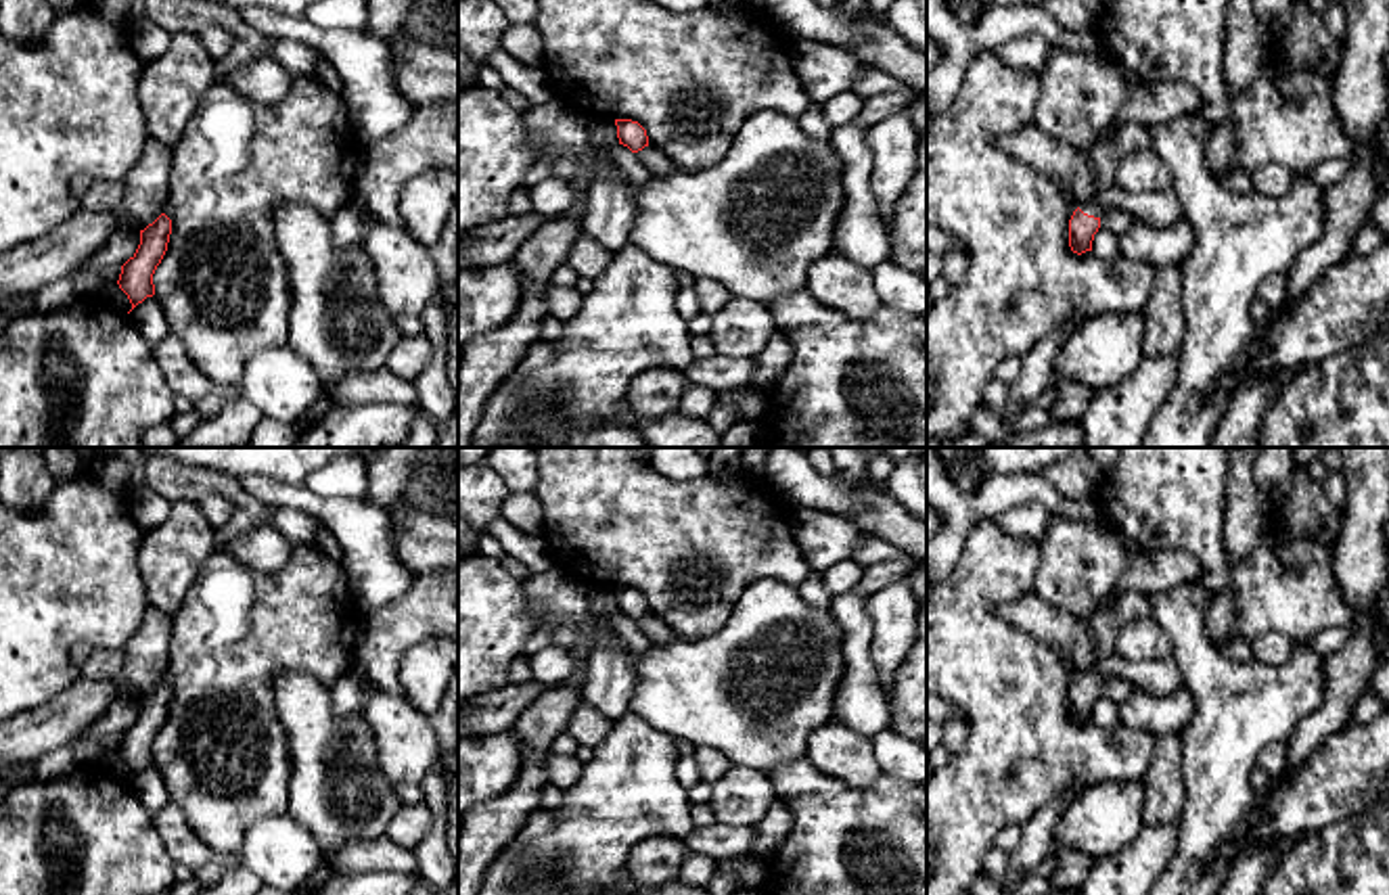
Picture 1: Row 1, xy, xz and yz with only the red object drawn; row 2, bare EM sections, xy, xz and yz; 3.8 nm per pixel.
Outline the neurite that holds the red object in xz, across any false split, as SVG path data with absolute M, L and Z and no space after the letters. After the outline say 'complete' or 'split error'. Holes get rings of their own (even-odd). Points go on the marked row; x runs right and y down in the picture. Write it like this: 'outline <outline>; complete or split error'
outline M615 119L615 125L619 144L628 146L632 153L638 153L648 146L646 130L638 121Z; complete

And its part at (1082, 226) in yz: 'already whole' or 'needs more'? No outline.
needs more

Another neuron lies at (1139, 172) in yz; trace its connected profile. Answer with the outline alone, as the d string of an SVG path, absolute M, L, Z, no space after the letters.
M1142 148L1121 157L1113 184L1130 192L1169 190L1171 174L1153 148Z

